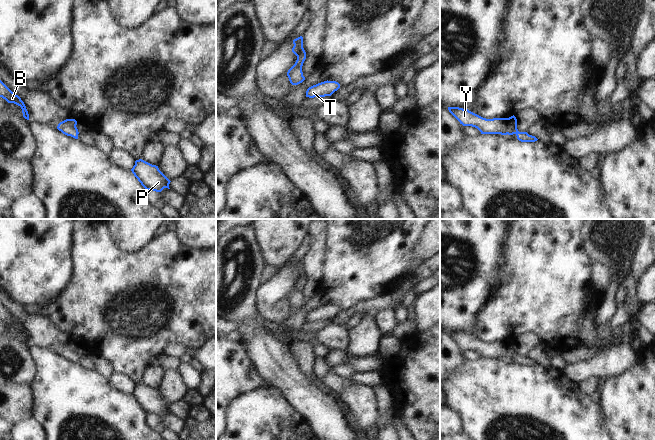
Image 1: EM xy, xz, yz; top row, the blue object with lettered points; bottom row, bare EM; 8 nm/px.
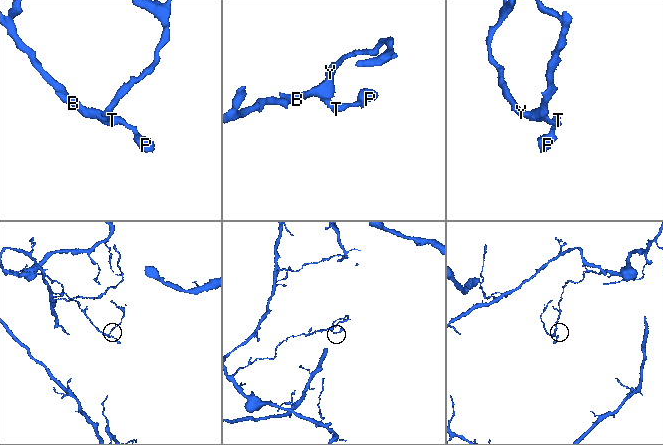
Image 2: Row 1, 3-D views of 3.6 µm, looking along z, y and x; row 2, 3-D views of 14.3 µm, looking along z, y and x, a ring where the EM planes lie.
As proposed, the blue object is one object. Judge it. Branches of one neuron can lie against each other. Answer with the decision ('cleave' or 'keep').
keep

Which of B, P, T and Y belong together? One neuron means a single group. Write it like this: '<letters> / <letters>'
B P T Y

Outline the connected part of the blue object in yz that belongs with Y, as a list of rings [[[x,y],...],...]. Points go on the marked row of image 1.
[[[448,107],[448,110],[460,124],[475,127],[481,134],[515,134],[521,142],[535,142],[538,140],[535,136],[529,135],[527,132],[518,131],[517,119],[514,115],[509,118],[486,119],[468,109]]]

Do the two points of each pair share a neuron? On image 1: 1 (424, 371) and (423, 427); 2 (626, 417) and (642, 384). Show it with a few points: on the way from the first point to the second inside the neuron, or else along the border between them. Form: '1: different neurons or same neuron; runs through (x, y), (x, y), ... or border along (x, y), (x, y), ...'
1: same neuron; runs through (424, 385), (424, 413)
2: same neuron; runs through (634, 409), (642, 401), (642, 392)

